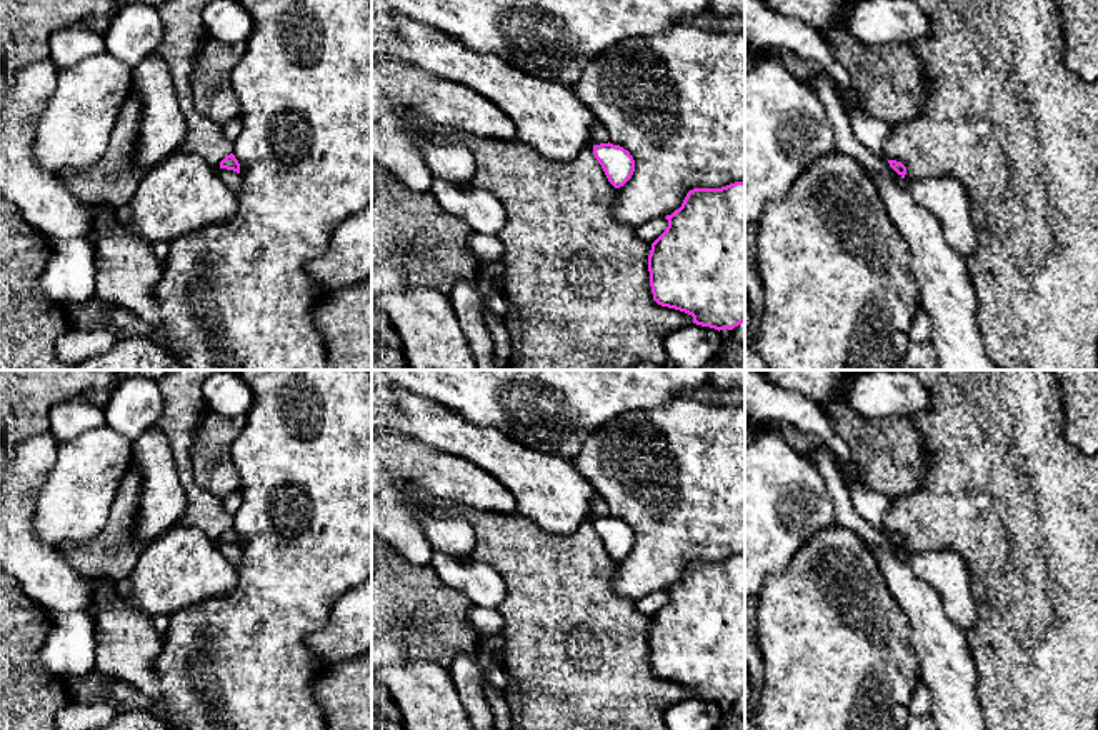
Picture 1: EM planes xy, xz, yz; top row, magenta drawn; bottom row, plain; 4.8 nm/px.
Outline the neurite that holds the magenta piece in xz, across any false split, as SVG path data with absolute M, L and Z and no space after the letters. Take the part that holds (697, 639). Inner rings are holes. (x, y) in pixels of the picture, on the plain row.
M745 555L721 562L693 562L668 593L666 603L651 617L648 628L653 673L693 690L693 697L733 703L745 697Z

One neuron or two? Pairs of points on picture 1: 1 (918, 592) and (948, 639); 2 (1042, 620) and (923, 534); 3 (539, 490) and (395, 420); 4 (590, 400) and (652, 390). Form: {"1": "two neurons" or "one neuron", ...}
{"1": "one neuron", "2": "one neuron", "3": "one neuron", "4": "one neuron"}

